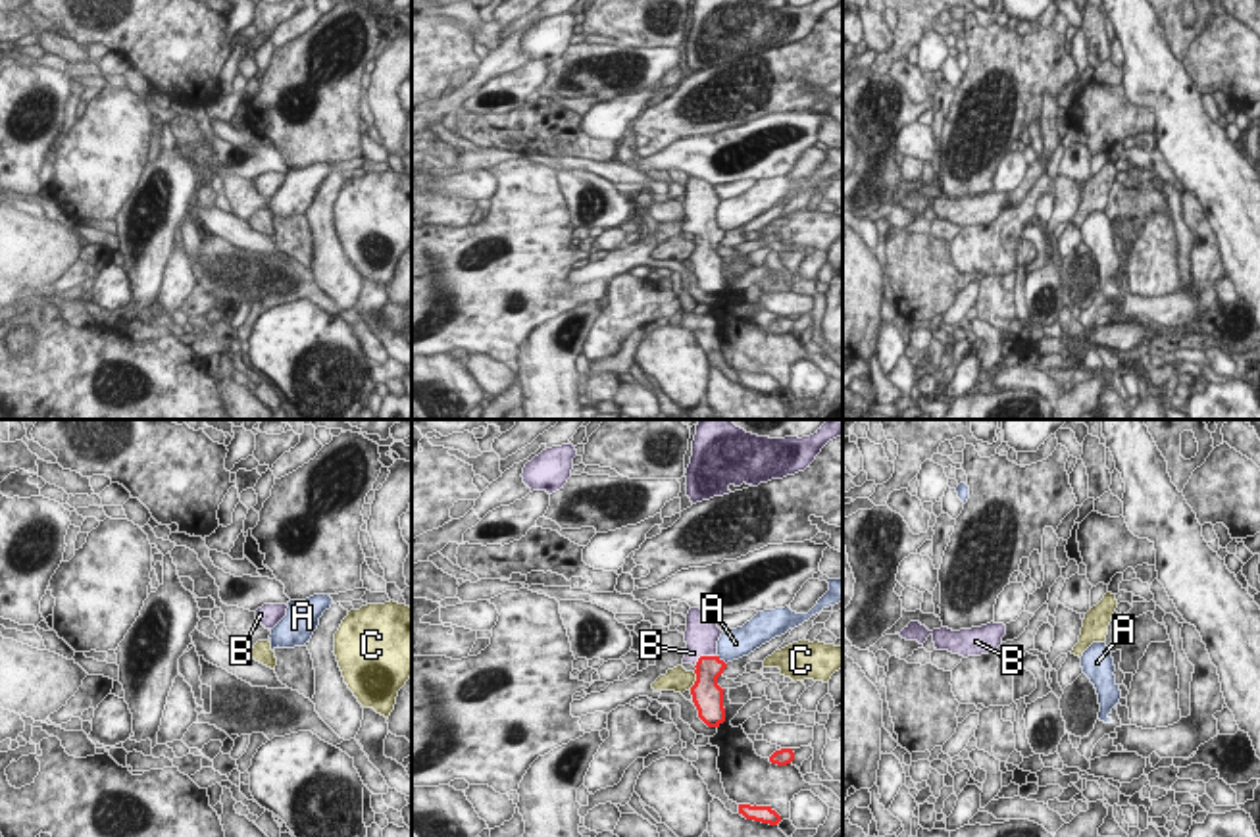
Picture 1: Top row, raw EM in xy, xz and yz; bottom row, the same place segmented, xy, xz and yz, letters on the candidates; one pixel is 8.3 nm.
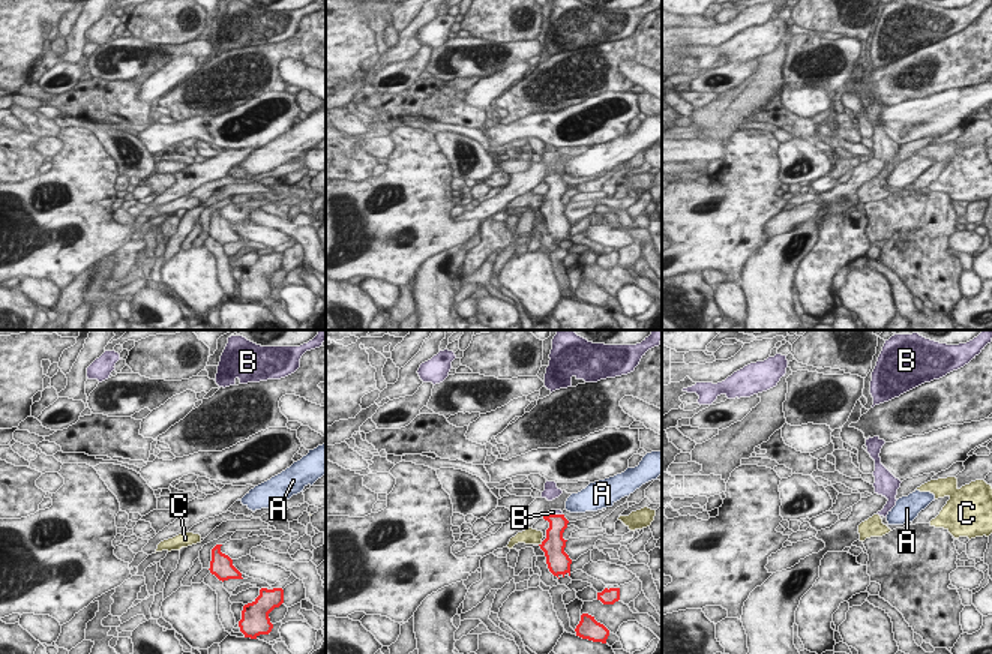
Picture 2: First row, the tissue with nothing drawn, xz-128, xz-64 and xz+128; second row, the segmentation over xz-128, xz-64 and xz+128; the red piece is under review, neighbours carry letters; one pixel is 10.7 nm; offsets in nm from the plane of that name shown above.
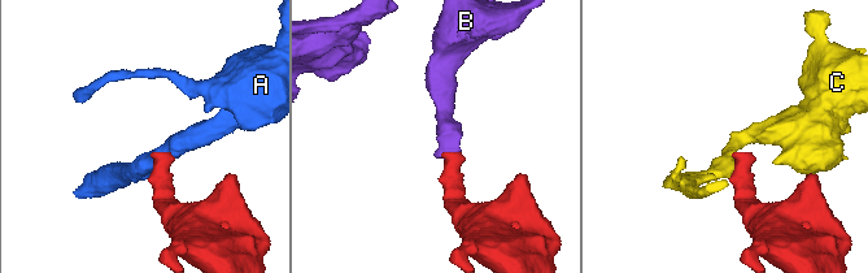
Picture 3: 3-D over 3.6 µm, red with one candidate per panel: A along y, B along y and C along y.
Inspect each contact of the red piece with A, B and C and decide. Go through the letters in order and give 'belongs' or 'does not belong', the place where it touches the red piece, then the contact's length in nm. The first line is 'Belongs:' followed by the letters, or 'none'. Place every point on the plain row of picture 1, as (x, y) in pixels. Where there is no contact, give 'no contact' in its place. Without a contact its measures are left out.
Belongs: B
A: does not belong; meets red in xz at (722, 229); contact 120 nm long
B: belongs; meets red in xz at (703, 226); contact 220 nm long
C: does not belong; meets red in xz at (695, 251); contact 170 nm long

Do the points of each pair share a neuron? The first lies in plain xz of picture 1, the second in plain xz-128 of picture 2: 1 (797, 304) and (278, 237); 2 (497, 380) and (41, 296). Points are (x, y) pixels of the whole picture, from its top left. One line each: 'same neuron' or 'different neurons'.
1: same neuron
2: same neuron

